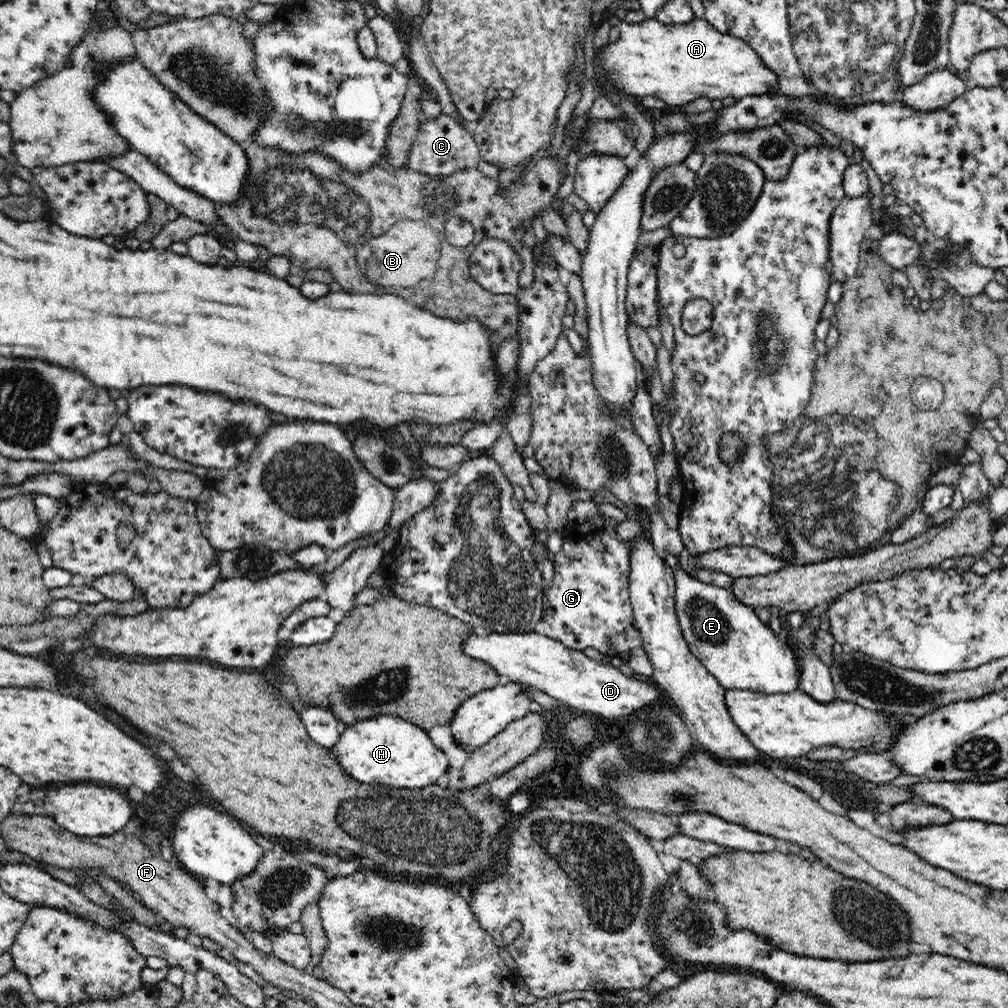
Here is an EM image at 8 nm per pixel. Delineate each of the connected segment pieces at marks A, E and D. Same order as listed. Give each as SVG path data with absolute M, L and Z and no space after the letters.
M694 18L686 24L662 24L662 22L654 19L644 19L641 22L626 23L626 21L619 22L620 37L616 42L609 42L605 46L601 46L598 52L595 53L594 57L594 76L595 81L593 82L595 90L597 92L606 92L608 87L613 87L615 92L623 91L628 96L633 96L636 99L644 98L644 96L656 96L660 100L664 100L665 104L672 106L680 106L682 104L688 104L693 100L702 98L710 99L711 101L719 98L722 100L726 96L733 96L736 99L744 98L744 96L760 96L766 94L770 88L777 90L779 87L775 72L772 72L763 62L762 59L757 55L757 52L745 41L735 36L730 36L726 33L718 32L717 28L714 28L705 18L698 19Z
M680 566L674 573L675 611L682 634L693 655L725 689L746 689L772 695L801 688L799 656L796 645L789 637L778 637L768 623L762 622L753 607L742 604L729 589L698 581Z
M535 630L516 634L469 634L463 651L466 656L489 664L499 676L508 676L512 682L533 686L578 713L599 714L602 718L616 720L620 716L634 715L647 706L660 704L660 692L650 683L639 677L628 677L620 668L598 663L582 651L568 648Z

